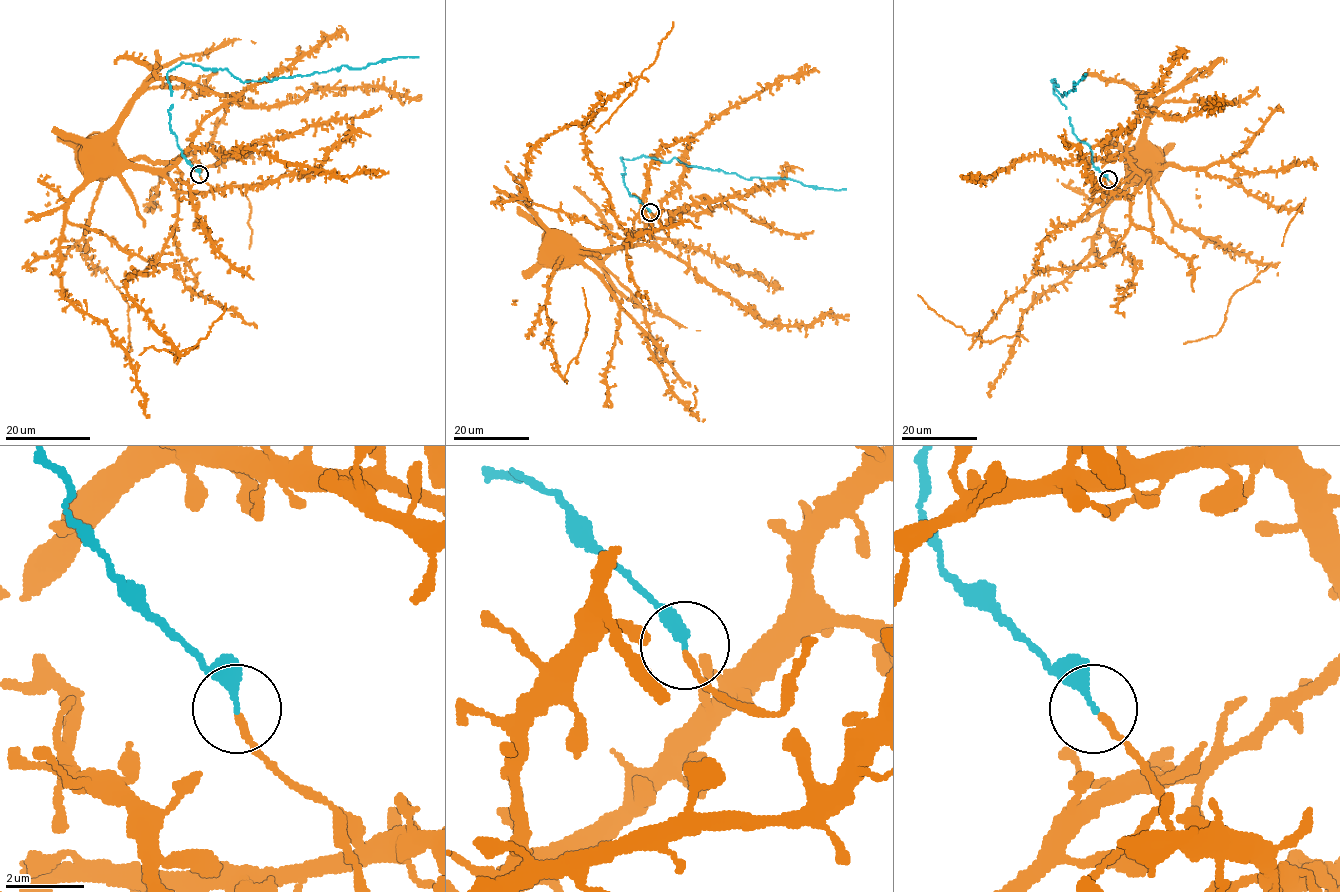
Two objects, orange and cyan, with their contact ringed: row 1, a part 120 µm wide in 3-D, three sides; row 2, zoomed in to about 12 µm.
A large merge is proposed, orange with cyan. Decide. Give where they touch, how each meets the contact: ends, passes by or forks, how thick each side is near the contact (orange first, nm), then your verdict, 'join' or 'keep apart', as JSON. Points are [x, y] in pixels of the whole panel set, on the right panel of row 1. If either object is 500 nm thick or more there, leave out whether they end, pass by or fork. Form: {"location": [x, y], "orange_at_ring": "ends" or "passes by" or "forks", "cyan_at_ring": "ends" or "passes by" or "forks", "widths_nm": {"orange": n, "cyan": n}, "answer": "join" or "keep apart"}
{"location": [1108, 179], "orange_at_ring": "ends", "cyan_at_ring": "ends", "widths_nm": {"orange": 170, "cyan": 280}, "answer": "join"}

